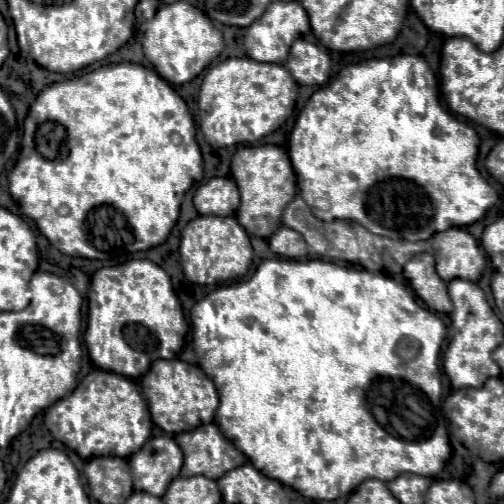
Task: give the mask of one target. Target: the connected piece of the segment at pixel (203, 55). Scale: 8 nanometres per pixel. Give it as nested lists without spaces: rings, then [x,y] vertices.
[[[186,1],[160,5],[154,19],[140,25],[142,47],[146,59],[156,67],[158,75],[172,85],[182,85],[200,75],[224,49],[222,33],[214,27],[210,17]]]

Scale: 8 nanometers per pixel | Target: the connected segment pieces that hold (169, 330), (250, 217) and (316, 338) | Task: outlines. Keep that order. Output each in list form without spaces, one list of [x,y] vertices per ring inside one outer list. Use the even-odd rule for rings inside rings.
[[[148,259],[102,267],[92,275],[88,291],[88,327],[84,341],[96,367],[130,379],[144,375],[152,361],[174,359],[182,349],[188,325],[168,273]]]
[[[278,145],[241,146],[232,157],[230,169],[242,195],[236,219],[250,235],[268,239],[280,227],[282,211],[296,195],[296,175],[286,149]]]
[[[268,259],[258,265],[256,273],[248,281],[238,281],[238,283],[214,289],[210,295],[198,301],[190,311],[194,351],[198,355],[198,365],[204,369],[204,373],[208,373],[208,377],[212,377],[218,389],[218,397],[220,397],[214,423],[220,427],[222,435],[228,441],[232,441],[236,449],[240,449],[260,473],[316,501],[334,501],[354,491],[360,485],[360,481],[372,479],[372,477],[380,481],[392,481],[402,473],[434,477],[436,473],[444,469],[444,463],[452,453],[448,431],[446,431],[446,419],[440,411],[442,371],[440,371],[438,359],[440,359],[442,341],[446,337],[446,327],[440,317],[436,317],[430,309],[424,309],[416,301],[418,299],[414,291],[408,285],[394,281],[392,277],[370,273],[366,269],[356,271],[354,267],[340,267],[338,263],[322,261],[322,259],[308,259],[308,261]],[[407,341],[411,341],[408,353],[406,349],[402,349]],[[374,405],[384,409],[384,417],[382,415],[378,417]]]

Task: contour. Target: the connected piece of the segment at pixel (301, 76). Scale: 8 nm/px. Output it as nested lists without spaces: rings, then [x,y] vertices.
[[[294,41],[284,67],[300,85],[324,85],[330,77],[331,58],[324,47],[310,41]]]

